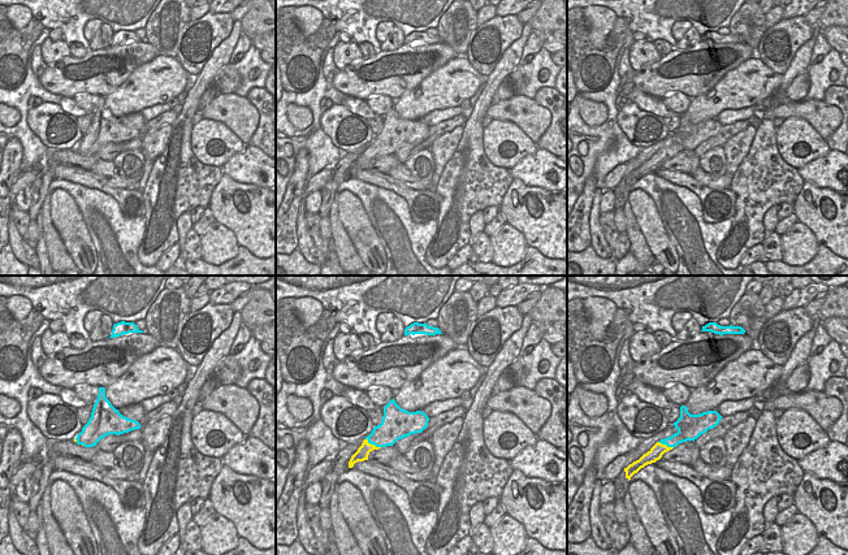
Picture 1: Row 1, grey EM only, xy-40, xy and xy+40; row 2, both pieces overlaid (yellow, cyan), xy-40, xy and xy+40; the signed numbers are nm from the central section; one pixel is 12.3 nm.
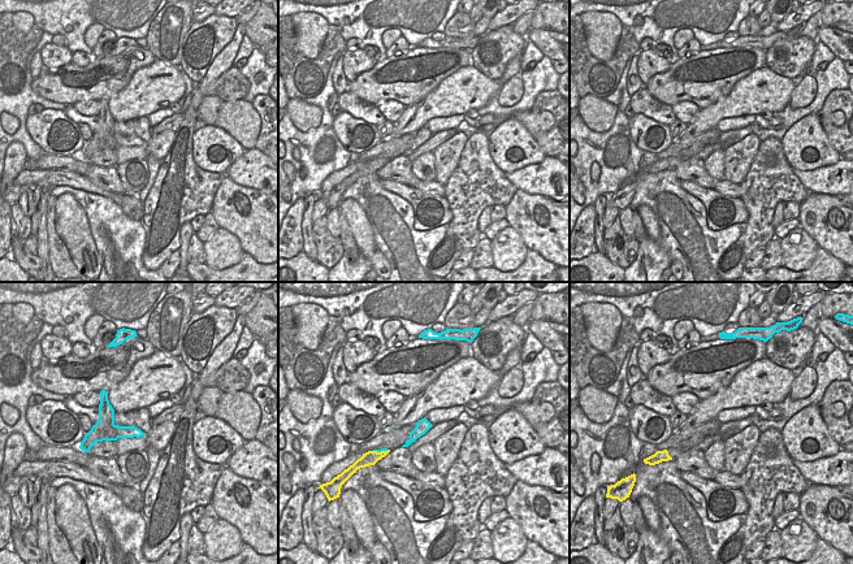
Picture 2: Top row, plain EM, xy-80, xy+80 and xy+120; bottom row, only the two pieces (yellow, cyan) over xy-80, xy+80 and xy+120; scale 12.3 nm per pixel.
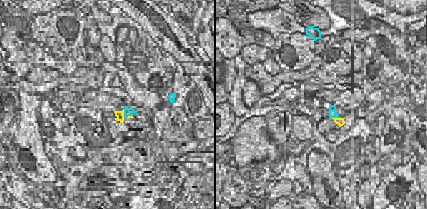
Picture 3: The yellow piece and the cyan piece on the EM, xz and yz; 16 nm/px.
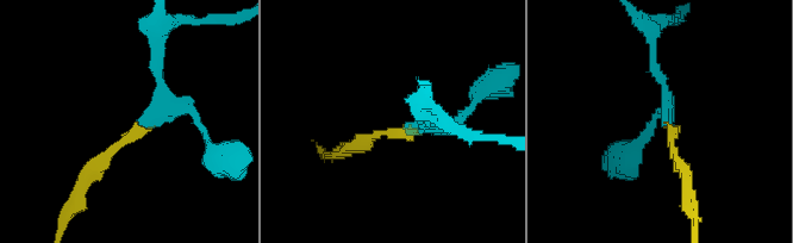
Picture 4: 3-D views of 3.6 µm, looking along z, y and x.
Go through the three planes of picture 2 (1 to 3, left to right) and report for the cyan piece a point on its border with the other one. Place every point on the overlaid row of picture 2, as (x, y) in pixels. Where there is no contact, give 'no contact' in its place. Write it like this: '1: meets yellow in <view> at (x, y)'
1: no contact
2: meets yellow in xy+80 at (381, 451)
3: no contact

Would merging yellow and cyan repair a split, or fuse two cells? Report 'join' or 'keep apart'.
keep apart

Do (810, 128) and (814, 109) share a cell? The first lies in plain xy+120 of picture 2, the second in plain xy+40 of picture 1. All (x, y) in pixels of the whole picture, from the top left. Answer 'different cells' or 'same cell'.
different cells

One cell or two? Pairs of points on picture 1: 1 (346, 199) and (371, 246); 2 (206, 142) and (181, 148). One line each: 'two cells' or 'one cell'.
1: one cell
2: two cells

